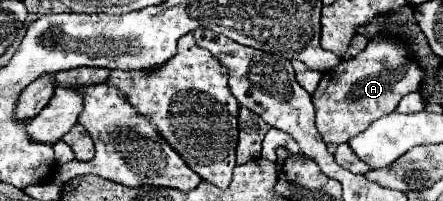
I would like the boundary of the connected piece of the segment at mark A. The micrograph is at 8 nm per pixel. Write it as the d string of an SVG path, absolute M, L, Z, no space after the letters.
M376 36L374 40L368 42L368 46L358 56L354 56L350 60L342 60L342 64L338 68L332 68L322 74L322 80L312 94L312 104L316 108L316 128L322 136L322 140L326 144L348 142L352 136L366 130L374 120L394 112L394 108L398 106L398 102L404 94L418 90L422 76L424 76L424 72L420 70L418 64L414 64L414 58L408 54L408 48L402 42L390 40L384 36Z

